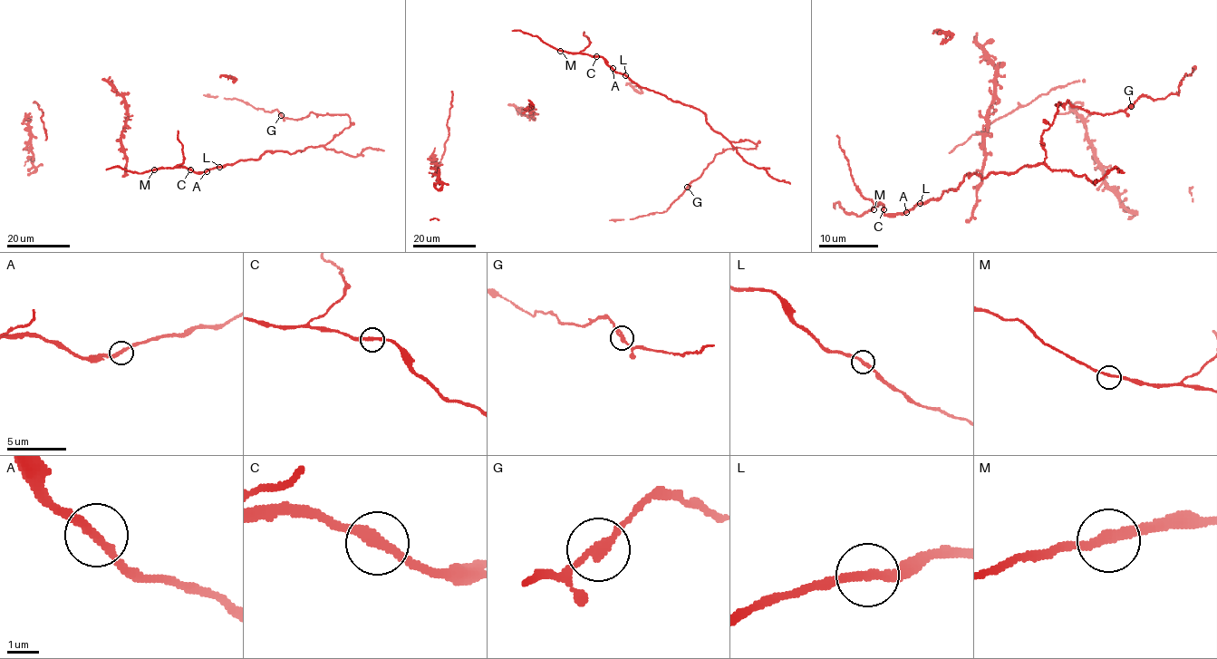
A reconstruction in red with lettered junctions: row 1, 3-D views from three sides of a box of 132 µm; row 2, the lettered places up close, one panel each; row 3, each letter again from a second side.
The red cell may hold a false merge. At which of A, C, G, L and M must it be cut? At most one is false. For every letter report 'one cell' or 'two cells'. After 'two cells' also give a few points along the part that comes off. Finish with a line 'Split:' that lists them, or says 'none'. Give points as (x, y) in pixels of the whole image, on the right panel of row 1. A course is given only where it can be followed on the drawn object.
A: one cell
C: one cell
G: one cell
L: one cell
M: one cell
Split: none

